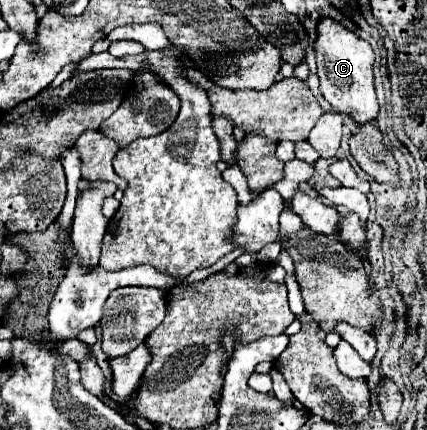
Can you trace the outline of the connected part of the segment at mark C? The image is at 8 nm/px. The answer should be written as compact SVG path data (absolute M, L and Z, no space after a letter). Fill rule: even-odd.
M322 18L316 26L316 32L318 38L314 42L314 50L316 50L318 78L320 78L320 94L336 112L352 116L354 122L358 124L372 122L380 110L372 76L372 64L374 64L372 46L332 18Z

